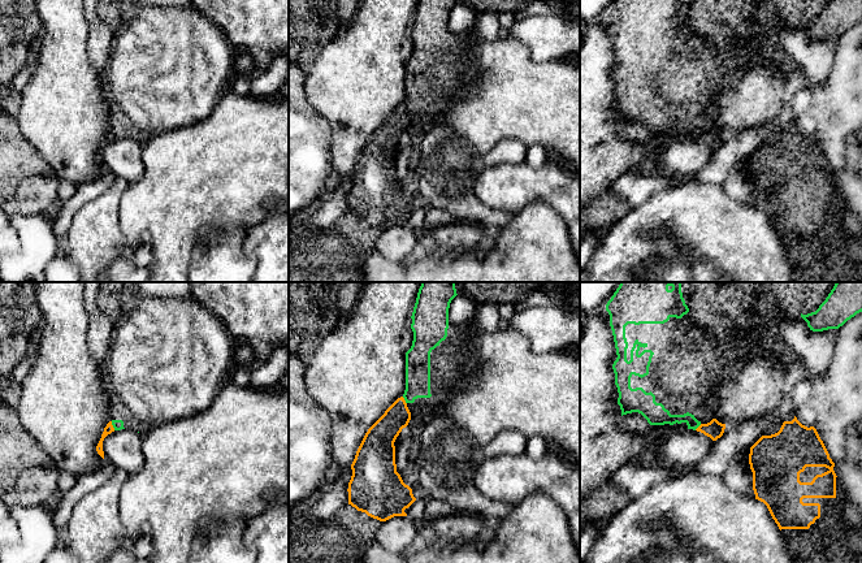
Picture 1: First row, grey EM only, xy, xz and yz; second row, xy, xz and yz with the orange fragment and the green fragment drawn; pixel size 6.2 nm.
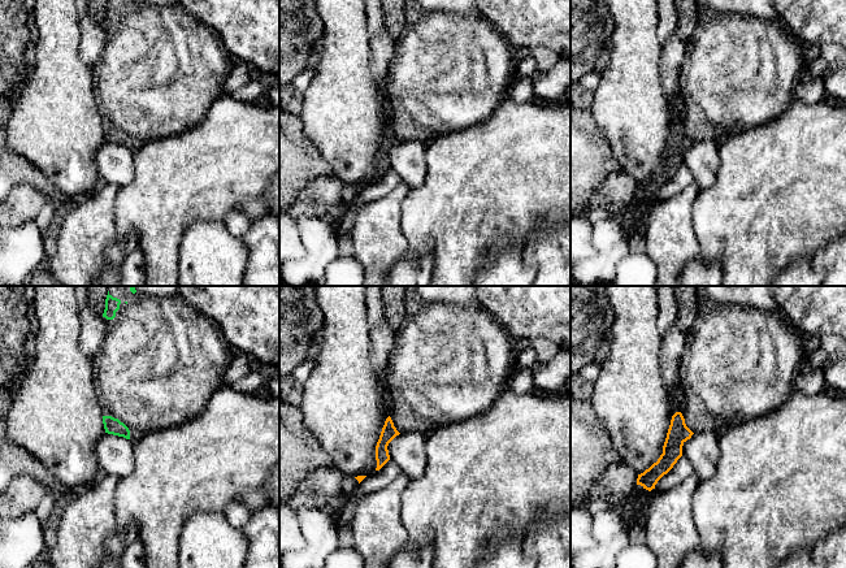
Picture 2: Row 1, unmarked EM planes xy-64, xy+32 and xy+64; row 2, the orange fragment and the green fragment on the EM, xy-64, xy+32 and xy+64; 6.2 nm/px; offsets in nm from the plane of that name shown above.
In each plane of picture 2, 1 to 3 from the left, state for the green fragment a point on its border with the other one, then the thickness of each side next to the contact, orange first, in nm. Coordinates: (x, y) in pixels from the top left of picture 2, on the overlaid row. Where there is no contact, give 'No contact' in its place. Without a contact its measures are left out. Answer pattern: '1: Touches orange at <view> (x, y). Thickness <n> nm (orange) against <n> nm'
1: No contact
2: No contact
3: No contact

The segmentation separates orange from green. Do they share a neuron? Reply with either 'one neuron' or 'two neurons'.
one neuron

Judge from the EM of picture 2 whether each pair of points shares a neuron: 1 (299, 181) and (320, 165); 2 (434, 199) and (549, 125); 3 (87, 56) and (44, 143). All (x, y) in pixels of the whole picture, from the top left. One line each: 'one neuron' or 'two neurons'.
1: one neuron
2: one neuron
3: two neurons

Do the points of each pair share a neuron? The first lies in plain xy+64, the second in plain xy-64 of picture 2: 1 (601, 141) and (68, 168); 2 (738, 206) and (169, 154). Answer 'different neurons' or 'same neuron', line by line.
1: different neurons
2: same neuron

